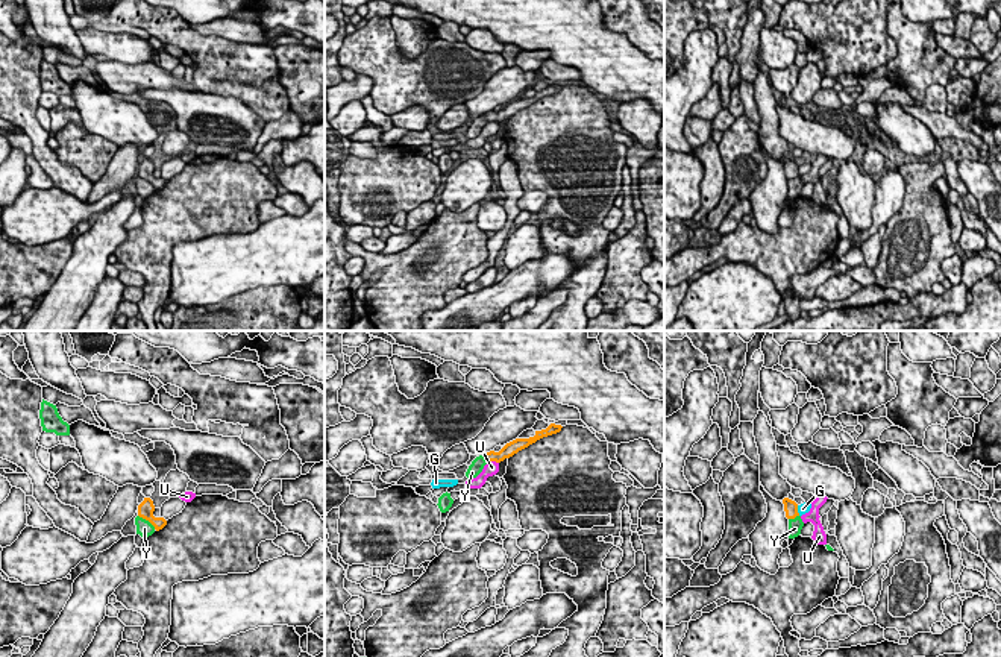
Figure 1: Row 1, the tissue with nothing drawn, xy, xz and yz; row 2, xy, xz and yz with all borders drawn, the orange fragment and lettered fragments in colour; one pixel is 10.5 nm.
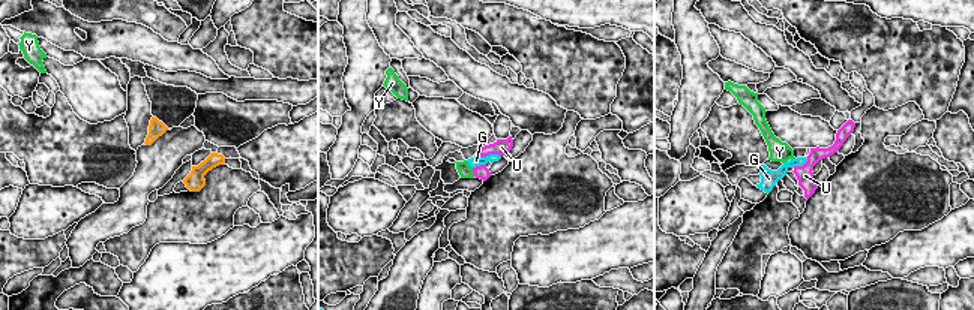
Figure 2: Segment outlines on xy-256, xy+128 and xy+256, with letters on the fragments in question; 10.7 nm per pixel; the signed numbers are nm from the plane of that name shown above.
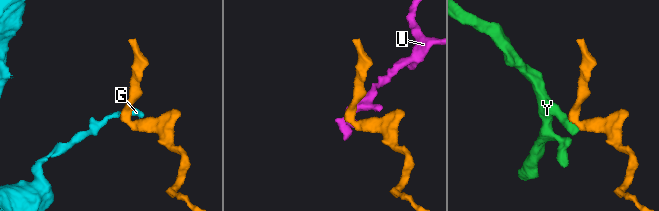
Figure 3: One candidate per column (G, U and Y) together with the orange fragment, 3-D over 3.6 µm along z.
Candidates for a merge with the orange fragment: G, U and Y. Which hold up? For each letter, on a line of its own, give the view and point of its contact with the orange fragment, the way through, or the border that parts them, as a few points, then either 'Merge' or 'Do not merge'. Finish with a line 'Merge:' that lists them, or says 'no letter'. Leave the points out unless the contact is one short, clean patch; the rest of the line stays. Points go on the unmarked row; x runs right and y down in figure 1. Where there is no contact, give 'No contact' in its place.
G: Touches orange at yz (797, 170). Boundary: yz (797, 166), (800, 175). Do not merge
U: Touches orange at xz (492, 120). Boundary: xz (498, 122), (487, 123). Do not merge
Y: Touches orange at xy (147, 179). Boundary: xy (138, 175), (155, 188). Do not merge
Merge: no letter

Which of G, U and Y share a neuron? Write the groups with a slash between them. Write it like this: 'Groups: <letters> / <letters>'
Groups: G / U / Y

